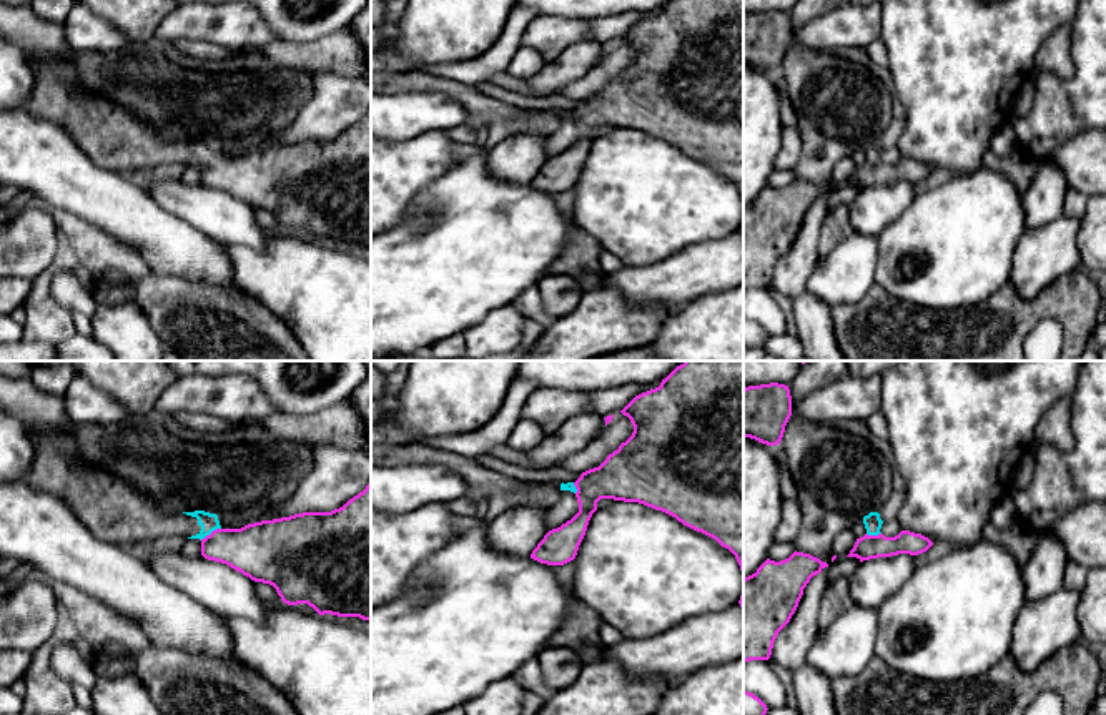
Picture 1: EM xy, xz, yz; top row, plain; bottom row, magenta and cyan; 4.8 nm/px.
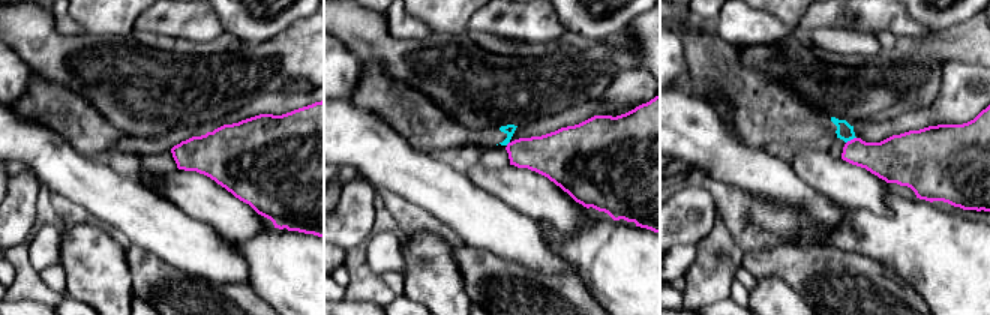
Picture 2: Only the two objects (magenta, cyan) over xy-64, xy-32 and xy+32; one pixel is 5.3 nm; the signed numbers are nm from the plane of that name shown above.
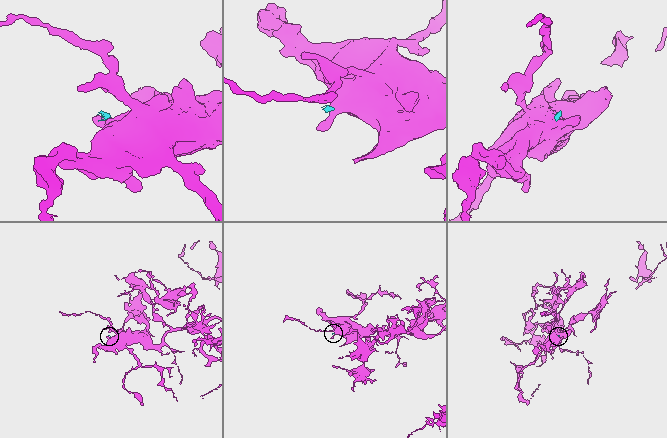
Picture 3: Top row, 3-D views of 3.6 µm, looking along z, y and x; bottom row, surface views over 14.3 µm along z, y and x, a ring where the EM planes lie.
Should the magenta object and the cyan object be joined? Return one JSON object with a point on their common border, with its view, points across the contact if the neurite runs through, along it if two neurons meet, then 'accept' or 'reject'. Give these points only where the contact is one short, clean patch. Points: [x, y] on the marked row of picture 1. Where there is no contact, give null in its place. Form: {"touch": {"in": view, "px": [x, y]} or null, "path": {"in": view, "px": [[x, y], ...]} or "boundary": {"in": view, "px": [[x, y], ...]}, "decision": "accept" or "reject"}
{"touch": {"in": "xy", "px": [212, 532]}, "path": {"in": "xy", "px": [[260, 551], [225, 546], [212, 532], [208, 522]]}, "decision": "accept"}

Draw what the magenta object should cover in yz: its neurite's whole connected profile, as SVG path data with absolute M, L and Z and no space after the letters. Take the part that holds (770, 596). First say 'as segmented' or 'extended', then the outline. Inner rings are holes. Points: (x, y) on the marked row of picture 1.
as segmented | M795 550L780 562L767 559L743 579L743 663L770 658L773 642L795 614L803 589L825 567L827 562Z

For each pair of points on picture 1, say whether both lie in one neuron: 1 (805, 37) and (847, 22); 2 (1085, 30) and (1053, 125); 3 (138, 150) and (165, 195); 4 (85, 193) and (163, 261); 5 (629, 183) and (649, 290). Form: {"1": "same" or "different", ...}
{"1": "same", "2": "same", "3": "different", "4": "same", "5": "different"}

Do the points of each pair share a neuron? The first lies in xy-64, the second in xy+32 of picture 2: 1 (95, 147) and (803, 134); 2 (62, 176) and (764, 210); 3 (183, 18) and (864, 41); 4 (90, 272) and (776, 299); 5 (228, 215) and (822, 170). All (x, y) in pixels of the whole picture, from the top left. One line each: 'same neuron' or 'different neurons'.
1: same neuron
2: different neurons
3: different neurons
4: same neuron
5: same neuron

